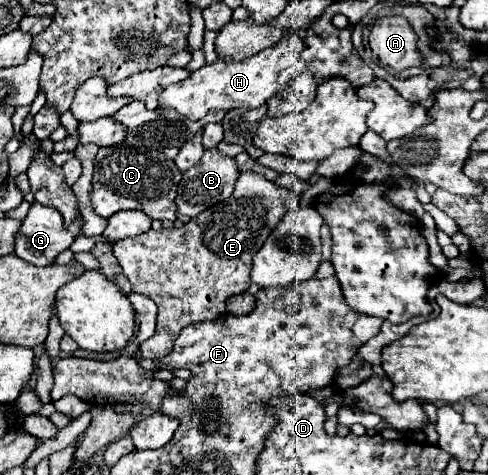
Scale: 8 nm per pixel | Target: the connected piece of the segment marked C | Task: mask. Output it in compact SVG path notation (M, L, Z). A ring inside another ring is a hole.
M116 144L110 148L100 148L94 160L94 178L92 178L92 208L98 216L110 218L120 210L142 210L156 220L176 220L176 182L182 172L168 162L160 150L138 150L128 148L126 144Z

